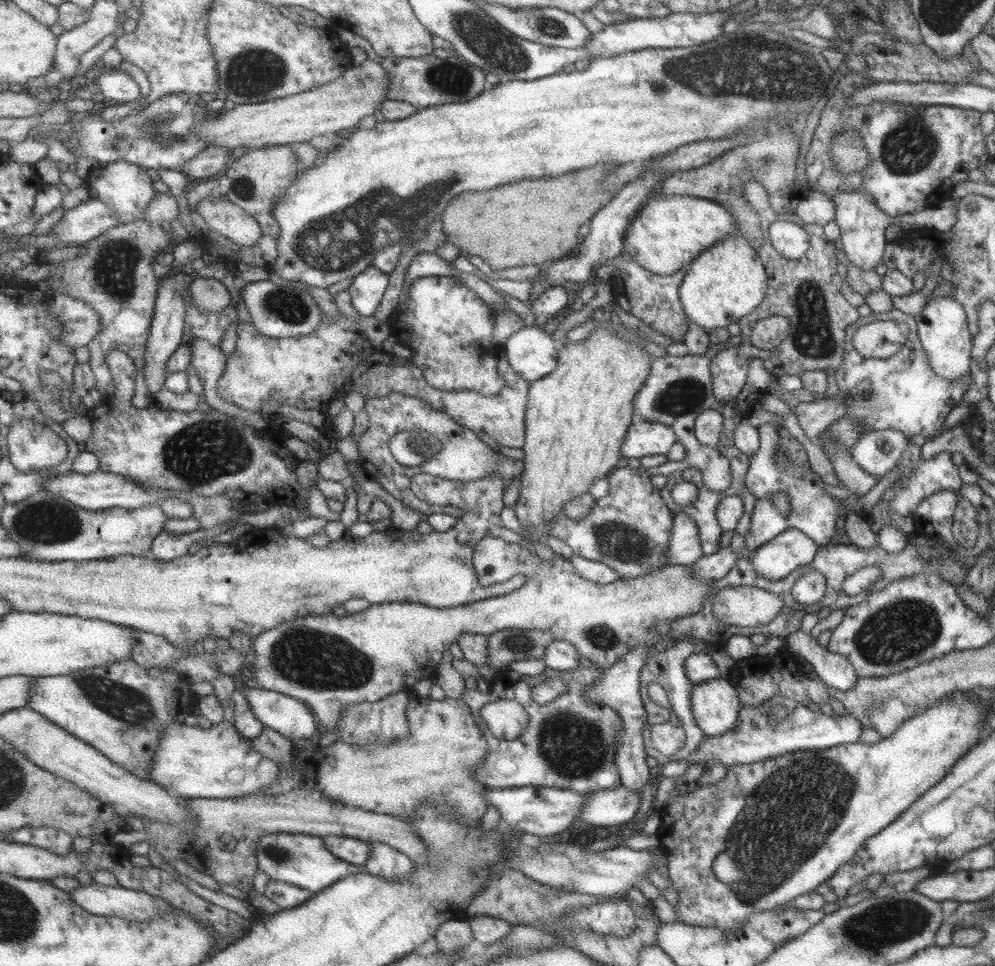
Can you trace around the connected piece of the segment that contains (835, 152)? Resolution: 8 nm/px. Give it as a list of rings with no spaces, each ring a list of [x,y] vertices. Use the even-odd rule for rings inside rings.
[[[844,129],[832,137],[832,162],[838,172],[858,172],[868,168],[870,155],[864,147],[864,139],[860,138],[858,131]]]

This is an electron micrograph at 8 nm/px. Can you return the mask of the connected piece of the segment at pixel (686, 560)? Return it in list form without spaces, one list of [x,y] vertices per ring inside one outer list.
[[[682,511],[676,513],[666,553],[666,565],[684,564],[683,566],[690,567],[702,555],[704,554],[698,524],[692,516]]]

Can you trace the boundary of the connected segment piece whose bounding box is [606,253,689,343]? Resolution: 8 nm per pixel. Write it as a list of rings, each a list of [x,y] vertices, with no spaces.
[[[622,253],[616,258],[606,260],[606,264],[613,267],[613,278],[610,283],[611,287],[618,292],[614,300],[616,304],[646,323],[649,330],[653,329],[662,336],[672,338],[673,343],[684,342],[689,325],[680,301],[679,289],[688,272],[688,267],[682,266],[674,274],[654,274],[640,266],[638,262],[626,260]]]

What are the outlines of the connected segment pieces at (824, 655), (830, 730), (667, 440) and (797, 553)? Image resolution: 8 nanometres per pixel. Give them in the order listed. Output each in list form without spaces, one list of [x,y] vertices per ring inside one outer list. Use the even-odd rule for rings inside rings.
[[[801,629],[792,632],[787,636],[786,644],[791,653],[804,657],[814,667],[821,682],[830,688],[846,692],[856,686],[858,676],[855,666],[845,656],[818,644],[811,633]]]
[[[774,695],[756,706],[742,707],[732,730],[720,736],[707,736],[702,740],[698,752],[694,752],[688,760],[667,761],[662,770],[664,778],[677,778],[689,766],[700,761],[714,760],[720,761],[725,766],[731,766],[763,761],[796,750],[824,750],[842,743],[855,743],[860,740],[862,731],[862,723],[852,713],[844,716],[836,714],[827,716],[812,706],[803,705],[782,695]],[[774,705],[784,705],[788,711],[788,716],[780,724],[776,724],[776,727],[768,720],[770,709],[774,708]]]
[[[660,422],[632,424],[627,433],[624,456],[628,458],[641,459],[643,456],[668,454],[672,445],[677,442],[674,430]]]
[[[791,528],[757,548],[750,560],[757,576],[780,580],[795,572],[796,568],[810,564],[818,547],[804,532]]]

